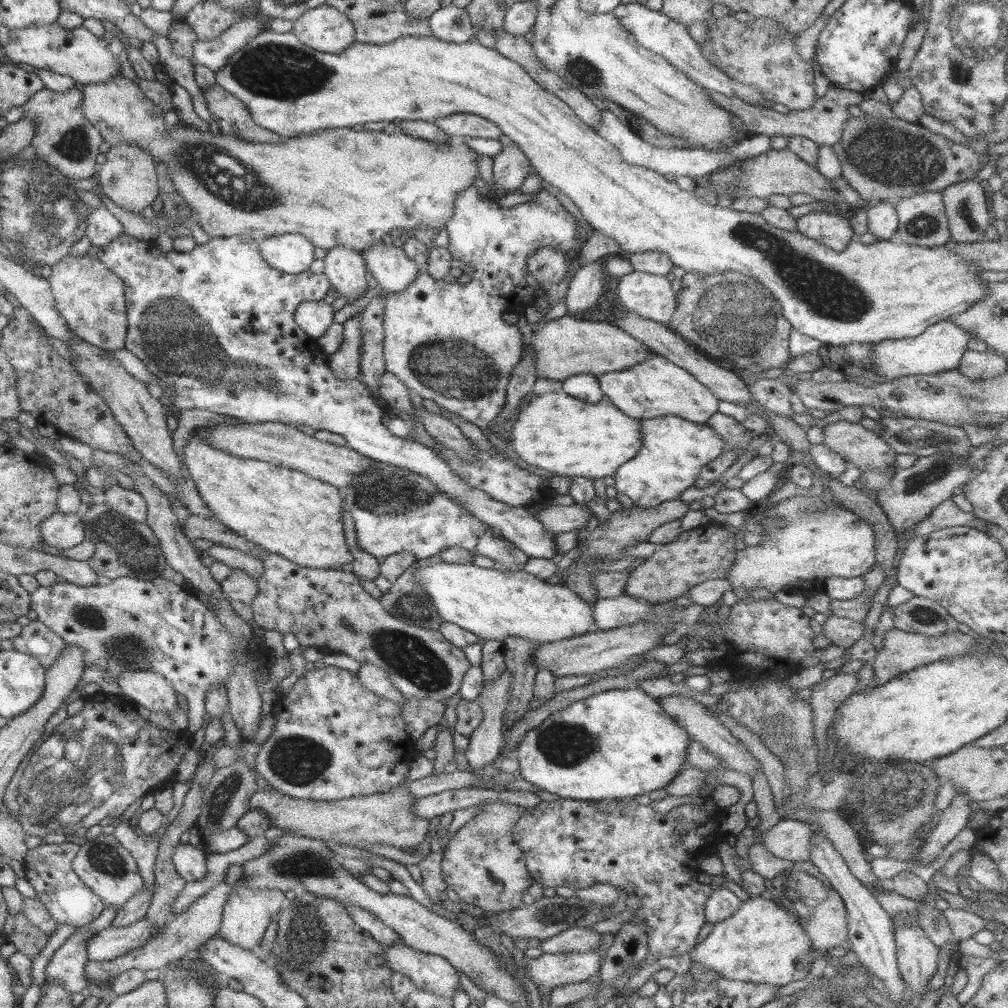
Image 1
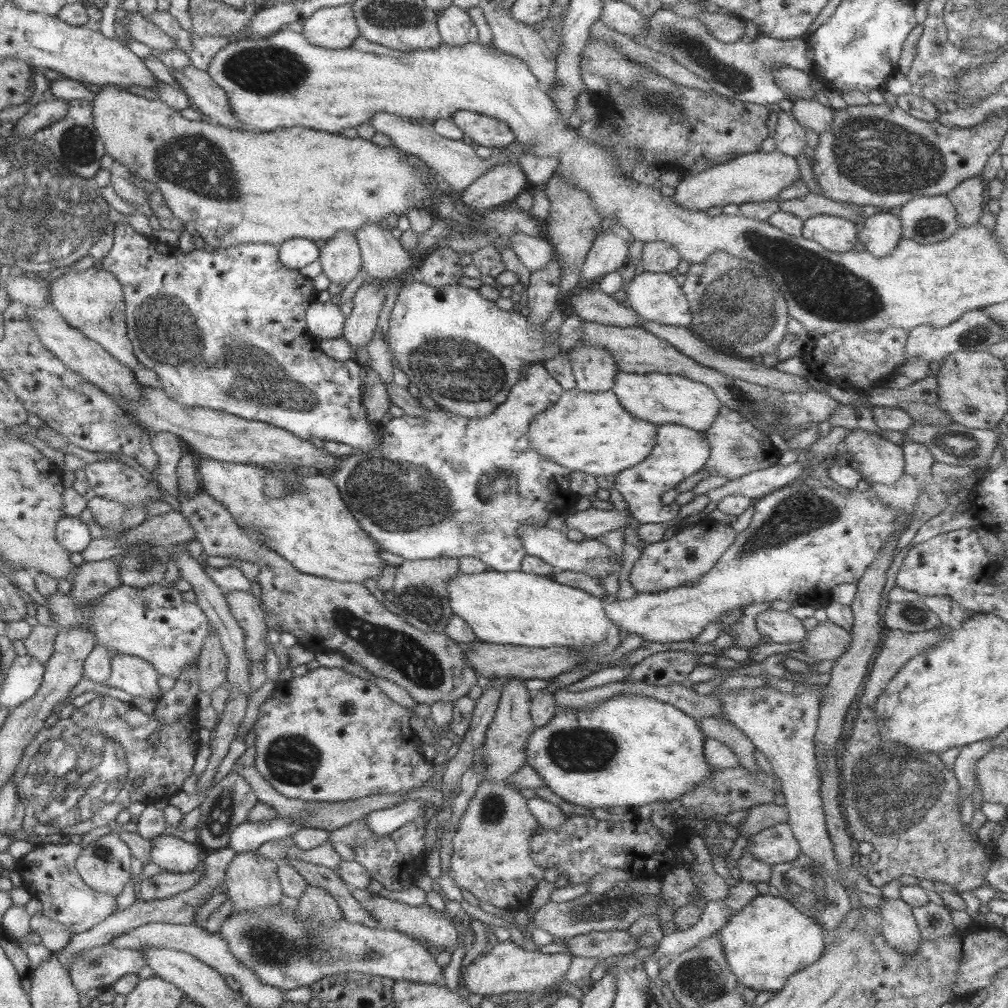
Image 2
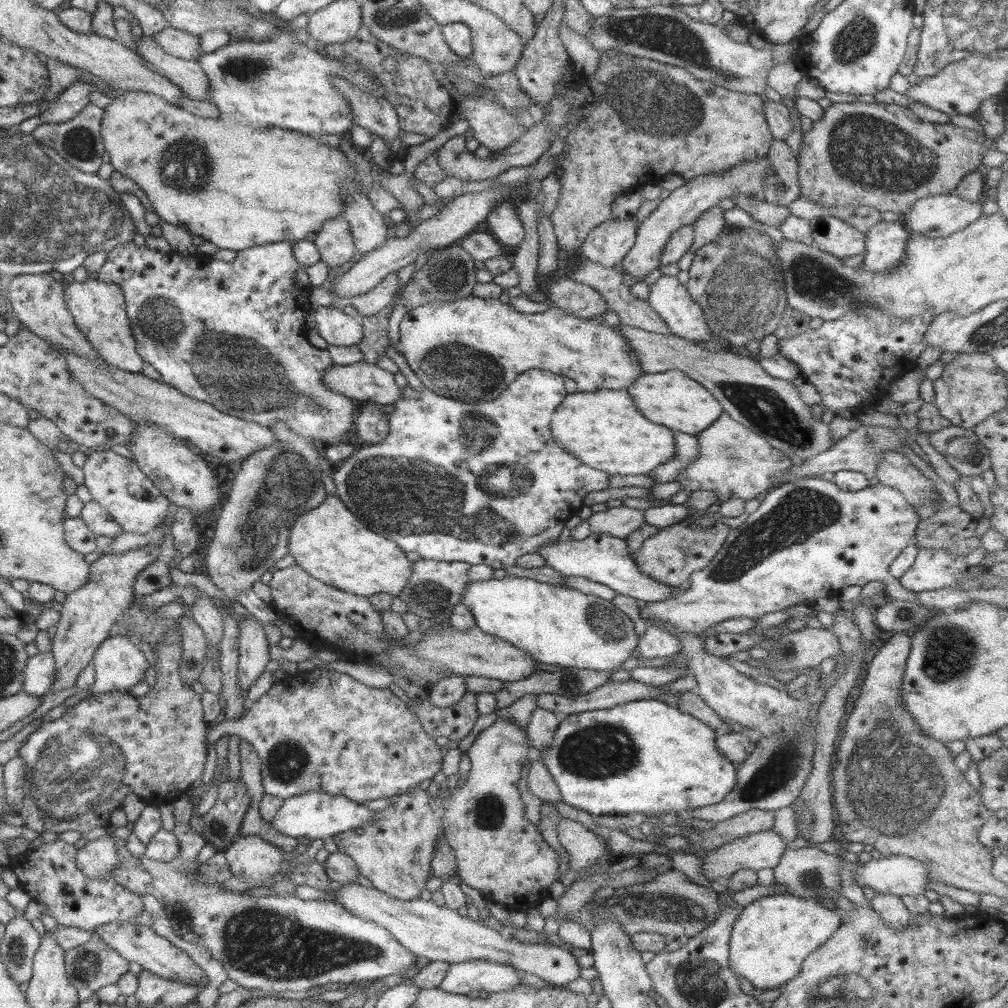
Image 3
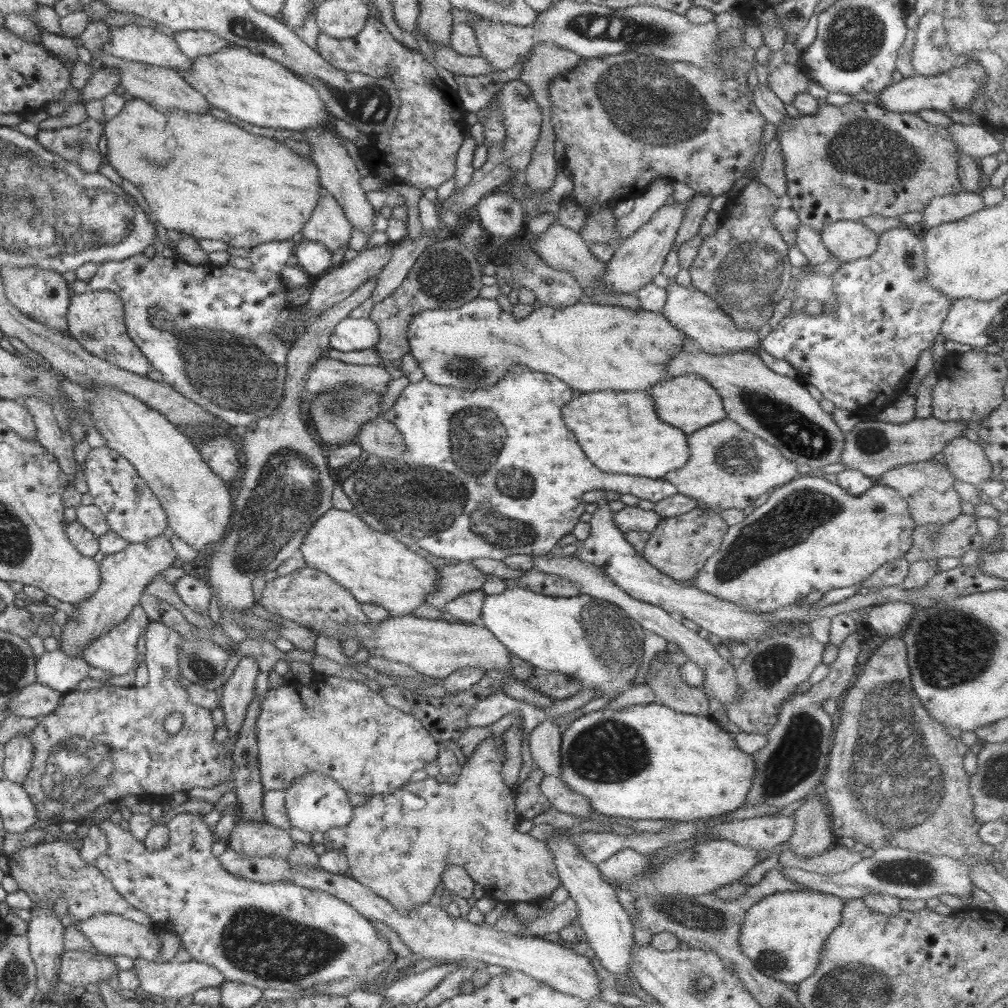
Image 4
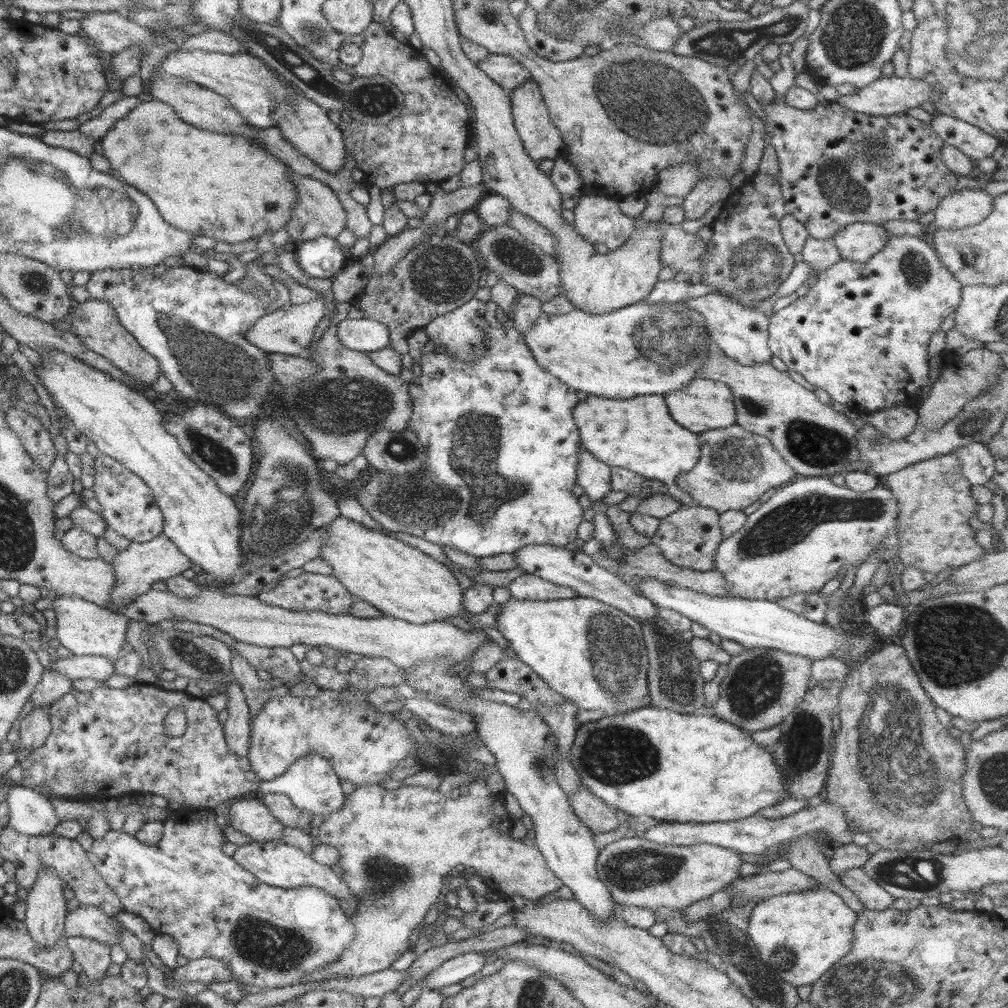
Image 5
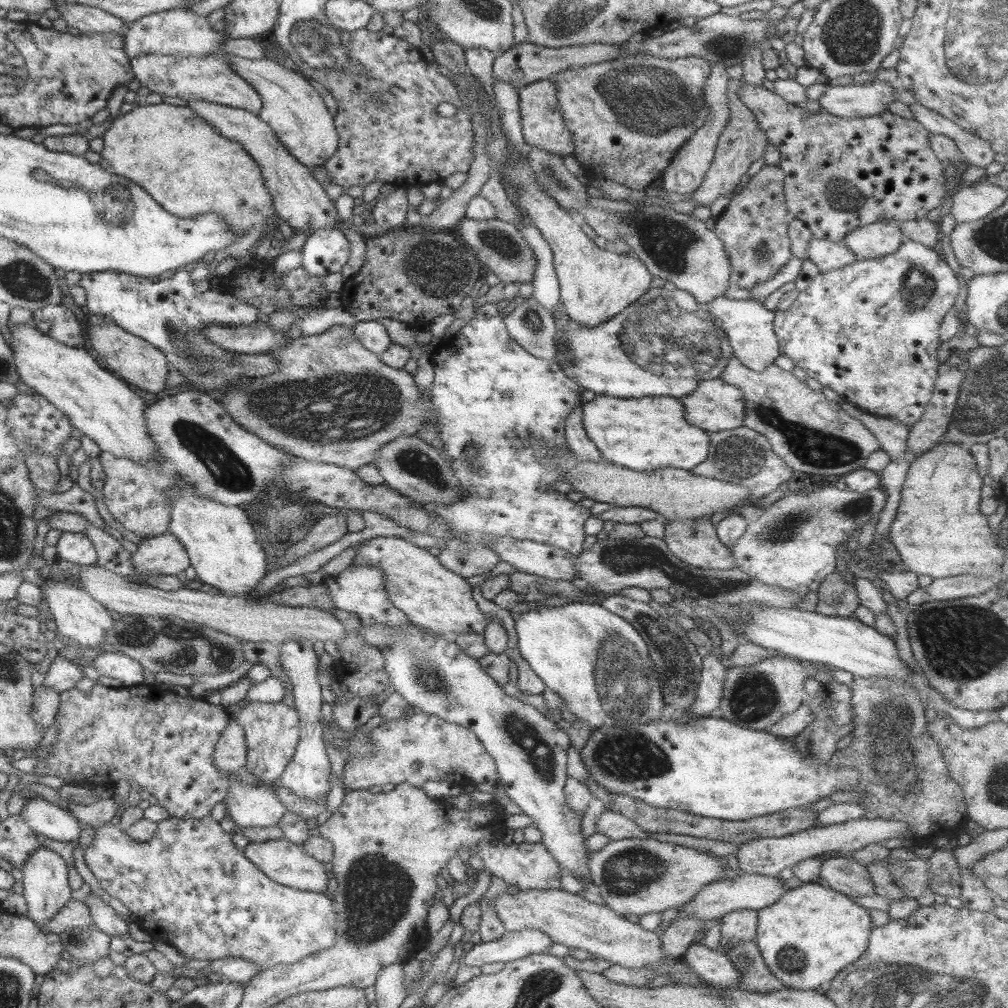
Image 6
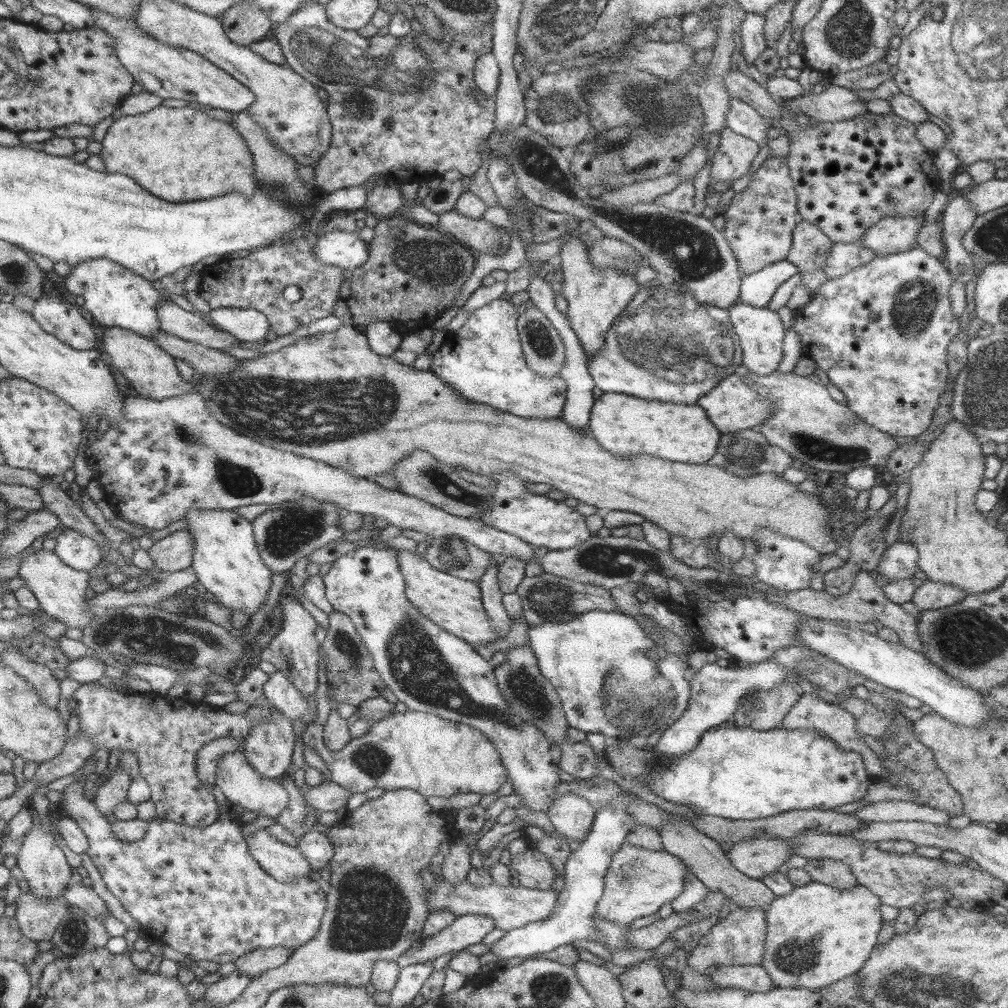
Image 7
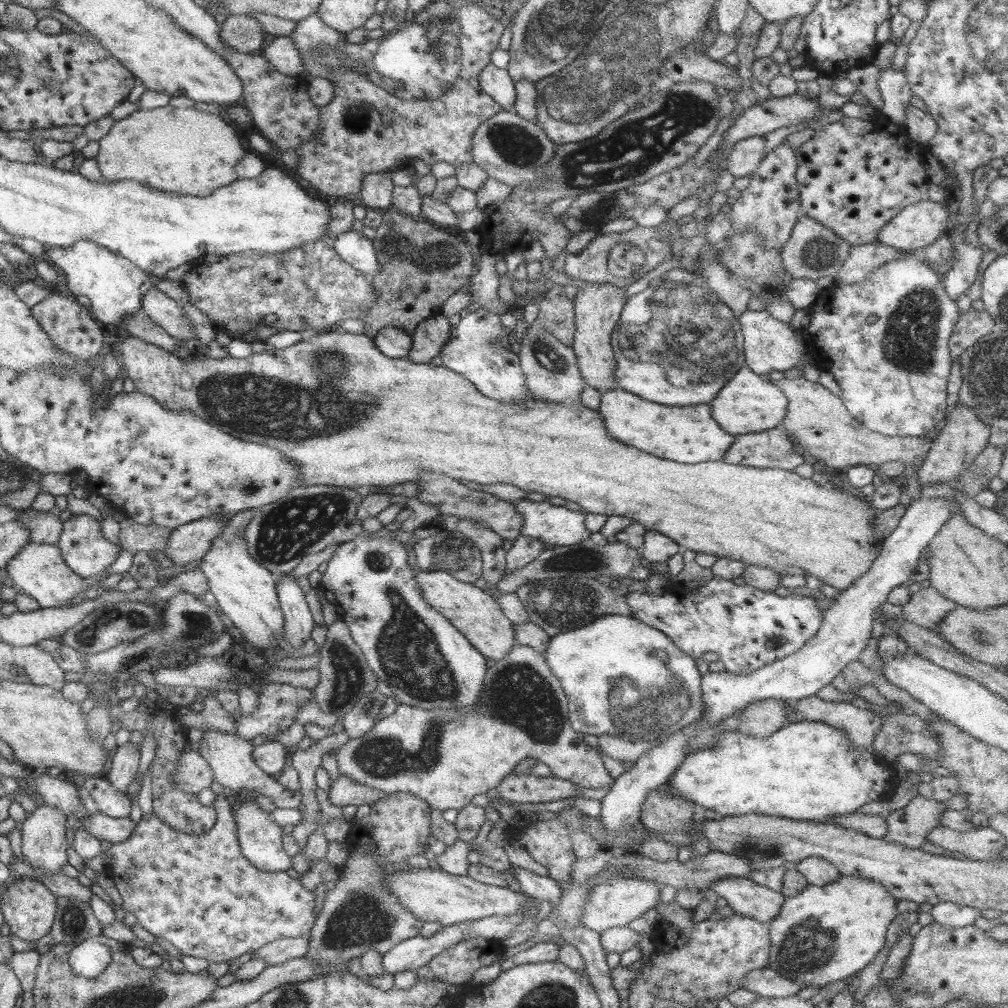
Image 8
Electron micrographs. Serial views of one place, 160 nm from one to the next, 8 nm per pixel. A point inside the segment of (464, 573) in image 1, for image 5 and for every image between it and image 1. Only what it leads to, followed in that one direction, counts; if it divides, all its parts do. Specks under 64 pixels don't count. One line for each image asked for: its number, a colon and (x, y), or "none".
2: (518, 608)
3: (556, 625)
4: (590, 639)
5: (593, 654)

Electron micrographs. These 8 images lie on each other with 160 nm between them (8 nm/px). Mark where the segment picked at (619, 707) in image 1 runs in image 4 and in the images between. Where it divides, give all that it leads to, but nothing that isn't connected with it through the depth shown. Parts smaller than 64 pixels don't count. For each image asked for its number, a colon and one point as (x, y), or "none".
2: (631, 750)
3: (646, 756)
4: (648, 761)

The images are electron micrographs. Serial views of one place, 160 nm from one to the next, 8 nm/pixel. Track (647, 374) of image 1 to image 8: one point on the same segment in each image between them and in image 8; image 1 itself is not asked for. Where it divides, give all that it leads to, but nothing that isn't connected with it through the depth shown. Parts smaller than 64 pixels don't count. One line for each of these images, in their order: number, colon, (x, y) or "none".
2: (658, 398)
3: (672, 399)
4: (689, 403)
5: (704, 405)
6: (715, 406)
7: (732, 406)
8: (749, 403)

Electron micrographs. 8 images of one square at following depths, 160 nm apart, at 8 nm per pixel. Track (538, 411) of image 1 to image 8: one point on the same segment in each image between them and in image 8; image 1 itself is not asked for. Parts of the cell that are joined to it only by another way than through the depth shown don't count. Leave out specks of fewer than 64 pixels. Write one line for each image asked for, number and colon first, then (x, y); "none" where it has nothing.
2: (592, 433)
3: (603, 429)
4: (620, 433)
5: (639, 434)
6: (643, 434)
7: (627, 426)
8: (688, 434)

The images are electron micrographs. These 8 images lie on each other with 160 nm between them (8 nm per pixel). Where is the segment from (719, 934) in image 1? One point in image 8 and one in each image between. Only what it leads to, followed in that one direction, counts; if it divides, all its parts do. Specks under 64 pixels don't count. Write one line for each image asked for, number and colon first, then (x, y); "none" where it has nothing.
2: (768, 940)
3: (773, 935)
4: (784, 934)
5: (800, 935)
6: (812, 933)
7: (816, 935)
8: (826, 933)

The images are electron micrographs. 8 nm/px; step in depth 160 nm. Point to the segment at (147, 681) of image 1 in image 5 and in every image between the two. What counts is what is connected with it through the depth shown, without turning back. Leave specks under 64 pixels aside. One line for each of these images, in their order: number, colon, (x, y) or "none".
2: (132, 674)
3: (118, 663)
4: (115, 651)
5: (83, 628)

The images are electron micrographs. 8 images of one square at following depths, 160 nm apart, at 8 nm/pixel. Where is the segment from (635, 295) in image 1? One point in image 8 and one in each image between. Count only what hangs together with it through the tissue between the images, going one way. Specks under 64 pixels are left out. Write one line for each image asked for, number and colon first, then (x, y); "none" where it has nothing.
2: (657, 297)
3: (668, 297)
4: (696, 314)
5: (741, 332)
6: (749, 325)
7: (760, 330)
8: (769, 344)

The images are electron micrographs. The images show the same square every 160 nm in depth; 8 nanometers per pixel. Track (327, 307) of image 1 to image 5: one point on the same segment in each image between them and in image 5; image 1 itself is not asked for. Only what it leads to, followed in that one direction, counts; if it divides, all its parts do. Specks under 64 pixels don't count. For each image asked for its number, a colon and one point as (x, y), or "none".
2: (325, 320)
3: (337, 328)
4: (349, 334)
5: (363, 334)

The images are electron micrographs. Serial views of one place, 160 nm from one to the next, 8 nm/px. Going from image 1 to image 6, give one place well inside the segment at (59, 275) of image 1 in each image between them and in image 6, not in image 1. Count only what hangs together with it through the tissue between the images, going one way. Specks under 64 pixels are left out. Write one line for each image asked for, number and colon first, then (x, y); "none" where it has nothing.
2: (92, 301)
3: (98, 308)
4: (96, 319)
5: (94, 322)
6: (137, 362)

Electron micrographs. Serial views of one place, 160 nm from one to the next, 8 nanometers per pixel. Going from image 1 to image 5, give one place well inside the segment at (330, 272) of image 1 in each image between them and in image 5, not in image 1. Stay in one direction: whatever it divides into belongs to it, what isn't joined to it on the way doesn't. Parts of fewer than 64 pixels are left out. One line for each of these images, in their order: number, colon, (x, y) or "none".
2: (340, 258)
3: (334, 241)
4: (328, 225)
5: (318, 211)

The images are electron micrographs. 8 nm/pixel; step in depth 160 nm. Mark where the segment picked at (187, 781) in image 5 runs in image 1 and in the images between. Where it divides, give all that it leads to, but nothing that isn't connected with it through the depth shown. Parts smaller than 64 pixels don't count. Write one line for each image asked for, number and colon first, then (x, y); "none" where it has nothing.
1: (93, 765)
2: (78, 775)
3: (78, 768)
4: (97, 746)

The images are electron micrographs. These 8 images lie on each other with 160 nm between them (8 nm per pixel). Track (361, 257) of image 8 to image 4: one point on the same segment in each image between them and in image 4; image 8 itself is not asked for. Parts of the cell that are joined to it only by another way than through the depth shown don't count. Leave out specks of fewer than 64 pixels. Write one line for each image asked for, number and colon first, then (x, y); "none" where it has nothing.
4: (314, 258)
5: (322, 257)
6: (325, 251)
7: (346, 250)

